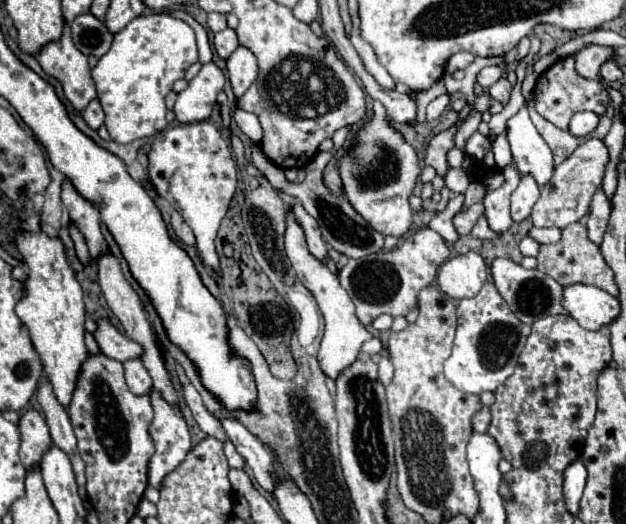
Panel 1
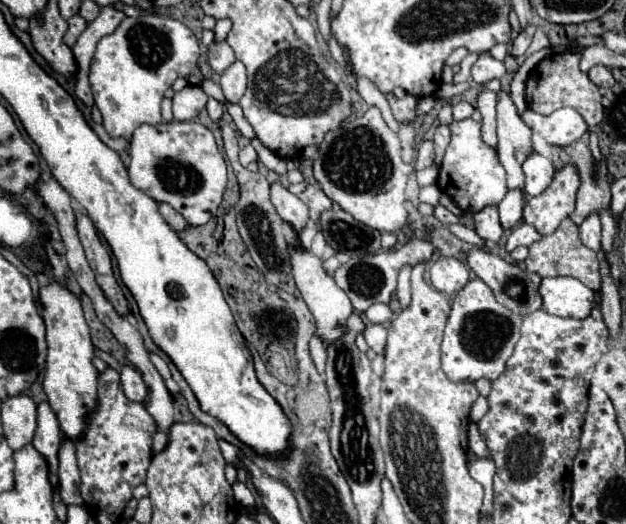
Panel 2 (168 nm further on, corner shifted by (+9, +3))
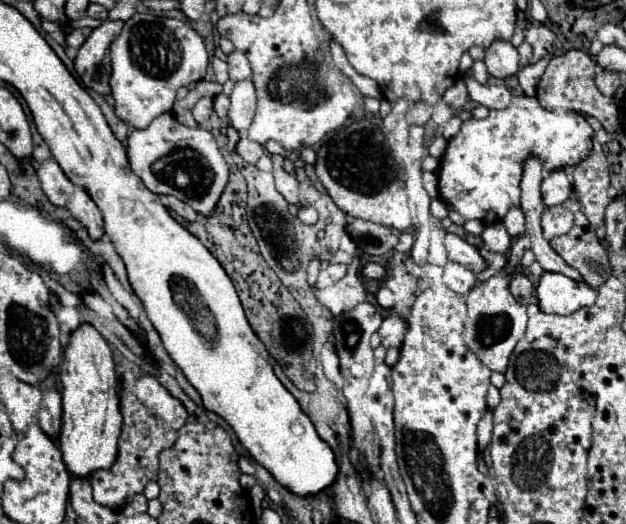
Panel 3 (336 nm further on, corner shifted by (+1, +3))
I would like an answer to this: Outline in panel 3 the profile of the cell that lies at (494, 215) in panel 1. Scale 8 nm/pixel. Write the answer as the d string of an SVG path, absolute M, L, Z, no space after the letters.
M498 220L498 222L490 222L490 226L484 228L482 240L484 240L484 244L486 244L488 248L492 248L494 252L506 252L508 246L510 246L510 242L512 242L512 236L508 234L504 222Z

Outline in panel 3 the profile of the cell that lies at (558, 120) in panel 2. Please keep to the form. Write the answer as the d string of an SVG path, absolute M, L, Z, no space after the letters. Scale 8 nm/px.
M518 96L518 98L512 100L512 104L510 104L508 108L504 108L504 110L490 110L490 116L484 118L484 120L472 116L472 118L468 118L468 120L462 122L460 130L448 140L448 148L446 148L446 152L444 152L444 156L442 156L442 162L440 162L440 176L438 176L438 180L440 180L440 194L442 194L442 198L448 200L448 204L450 204L454 210L458 210L466 220L474 218L474 220L480 220L480 222L494 222L494 220L502 218L502 216L508 212L510 206L518 206L518 198L520 198L518 182L520 182L520 172L522 172L520 162L524 160L526 154L536 154L538 158L542 158L544 164L546 164L546 168L560 168L560 166L566 166L566 164L576 164L576 162L580 162L580 160L584 160L584 158L588 156L588 152L590 152L590 148L592 148L592 136L594 136L594 130L592 130L588 118L582 116L580 112L548 112L548 110L544 110L544 108L538 104L536 98Z

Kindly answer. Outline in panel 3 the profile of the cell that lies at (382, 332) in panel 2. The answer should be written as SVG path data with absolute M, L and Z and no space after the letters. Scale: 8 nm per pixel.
M388 316L384 318L384 332L380 332L382 338L382 346L390 348L390 346L400 346L402 344L402 336L404 336L404 320L398 316Z

